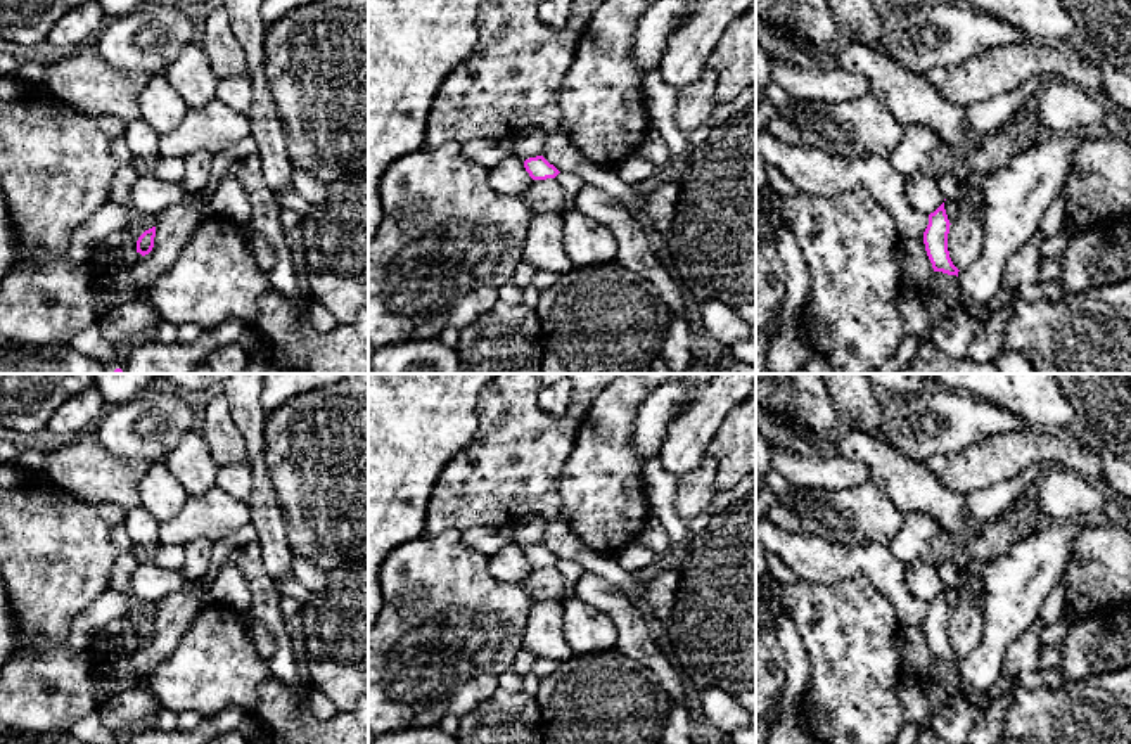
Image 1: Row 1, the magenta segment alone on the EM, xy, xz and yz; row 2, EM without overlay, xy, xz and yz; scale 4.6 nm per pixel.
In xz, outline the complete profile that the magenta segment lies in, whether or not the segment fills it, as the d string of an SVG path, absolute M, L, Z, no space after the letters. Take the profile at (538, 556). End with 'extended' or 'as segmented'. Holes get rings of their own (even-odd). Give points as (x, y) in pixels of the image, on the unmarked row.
M543 543L529 545L524 548L524 555L533 568L555 566L560 559L550 552Z; as segmented

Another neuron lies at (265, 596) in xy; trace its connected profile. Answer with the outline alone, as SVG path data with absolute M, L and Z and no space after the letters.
M254 540L244 545L232 562L249 583L251 616L275 638L275 651L268 661L272 675L292 690L303 687L297 675L297 632L280 613L278 602L282 593L263 566L259 542Z

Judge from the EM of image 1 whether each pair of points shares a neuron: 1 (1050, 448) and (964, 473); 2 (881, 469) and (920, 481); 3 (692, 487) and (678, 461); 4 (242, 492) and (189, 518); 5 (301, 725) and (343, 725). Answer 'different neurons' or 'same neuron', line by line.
1: same neuron
2: same neuron
3: different neurons
4: different neurons
5: same neuron

